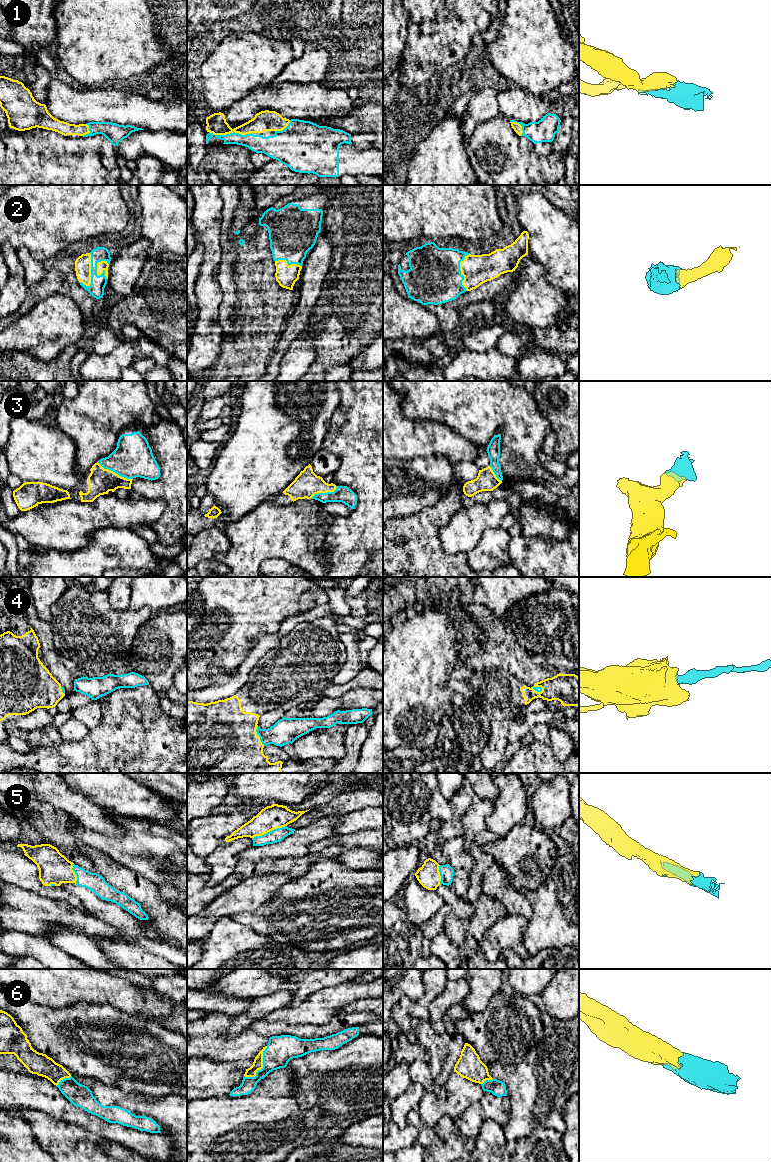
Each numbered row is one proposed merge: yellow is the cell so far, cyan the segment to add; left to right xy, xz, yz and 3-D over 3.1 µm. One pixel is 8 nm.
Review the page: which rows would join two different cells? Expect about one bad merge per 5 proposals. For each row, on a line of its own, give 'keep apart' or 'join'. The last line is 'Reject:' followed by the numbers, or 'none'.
1: join
2: join
3: join
4: join
5: join
6: join
Reject: none

